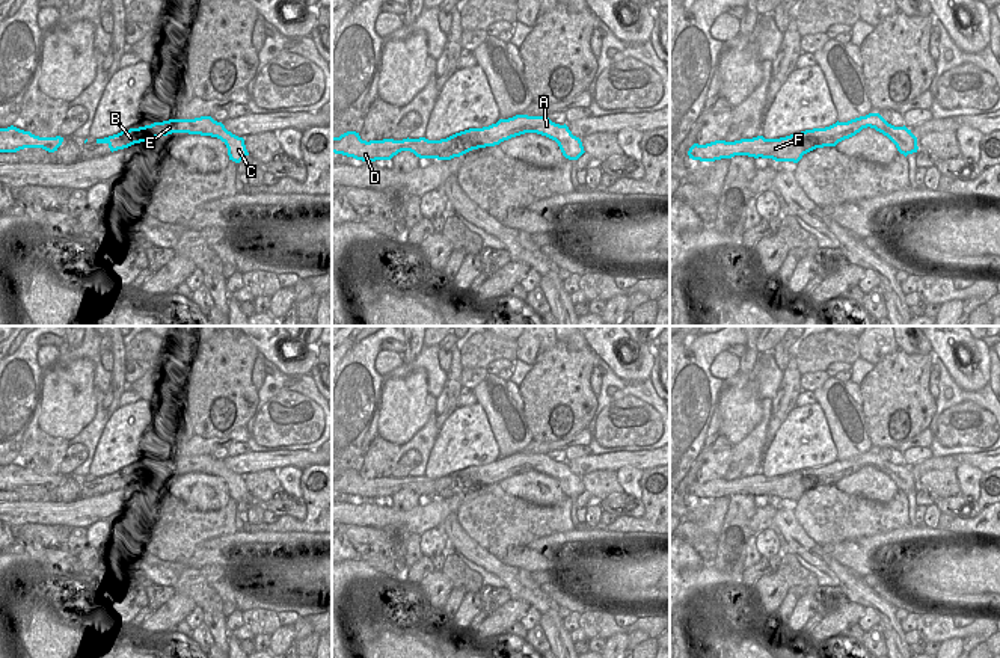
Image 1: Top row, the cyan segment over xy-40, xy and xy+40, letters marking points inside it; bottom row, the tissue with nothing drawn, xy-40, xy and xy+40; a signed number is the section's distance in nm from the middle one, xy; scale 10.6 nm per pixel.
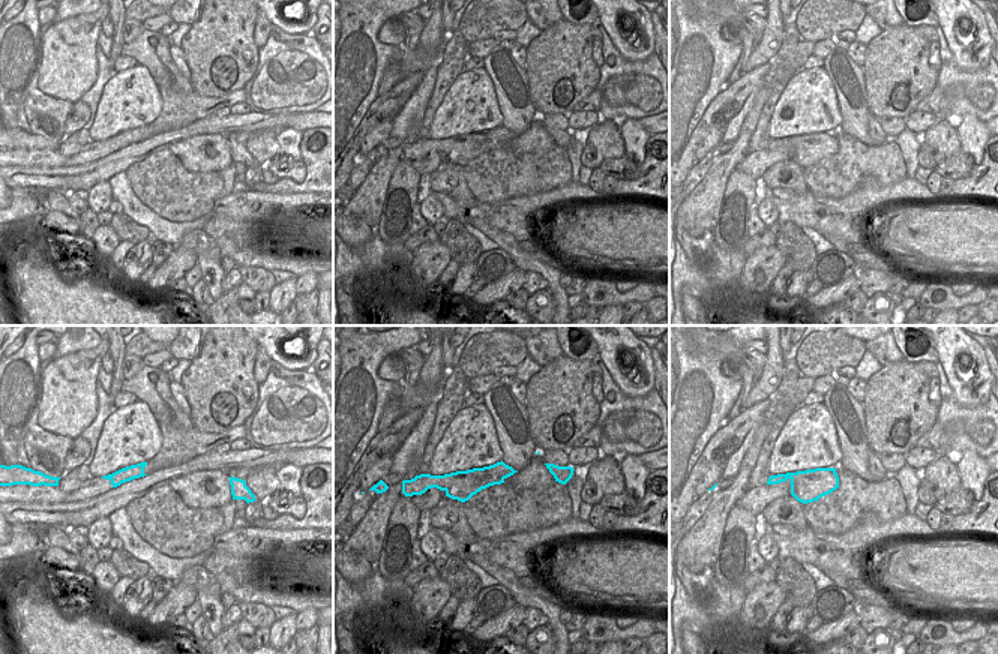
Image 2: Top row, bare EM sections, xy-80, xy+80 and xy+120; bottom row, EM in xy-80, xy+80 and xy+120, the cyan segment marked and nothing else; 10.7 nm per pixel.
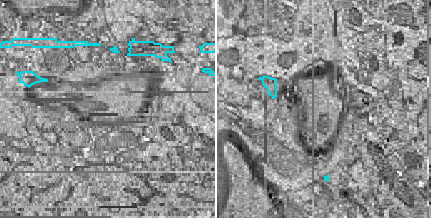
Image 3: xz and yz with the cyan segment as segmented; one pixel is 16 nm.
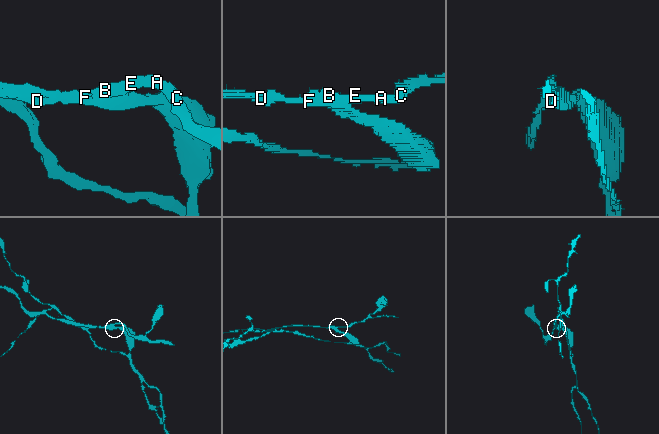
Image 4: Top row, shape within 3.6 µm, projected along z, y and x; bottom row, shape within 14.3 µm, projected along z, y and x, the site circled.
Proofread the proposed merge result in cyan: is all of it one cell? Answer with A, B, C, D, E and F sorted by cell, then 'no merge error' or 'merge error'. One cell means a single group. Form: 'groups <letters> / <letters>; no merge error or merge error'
groups A B C E / D F; merge error

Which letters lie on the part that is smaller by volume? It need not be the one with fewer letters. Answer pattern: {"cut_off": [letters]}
{"cut_off": ["A", "B", "C", "E"]}

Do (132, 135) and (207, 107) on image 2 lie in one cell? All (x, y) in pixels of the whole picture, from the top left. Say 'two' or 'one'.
two

